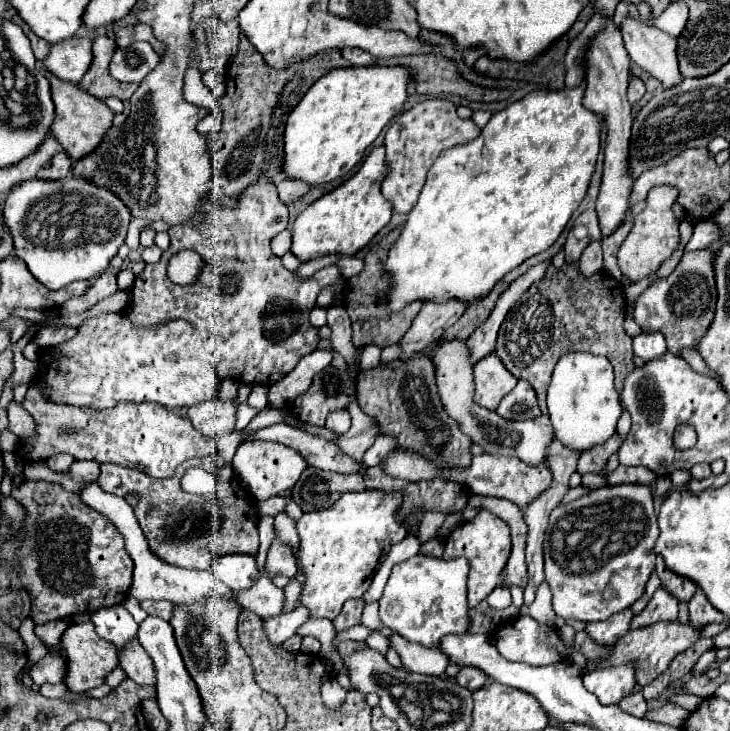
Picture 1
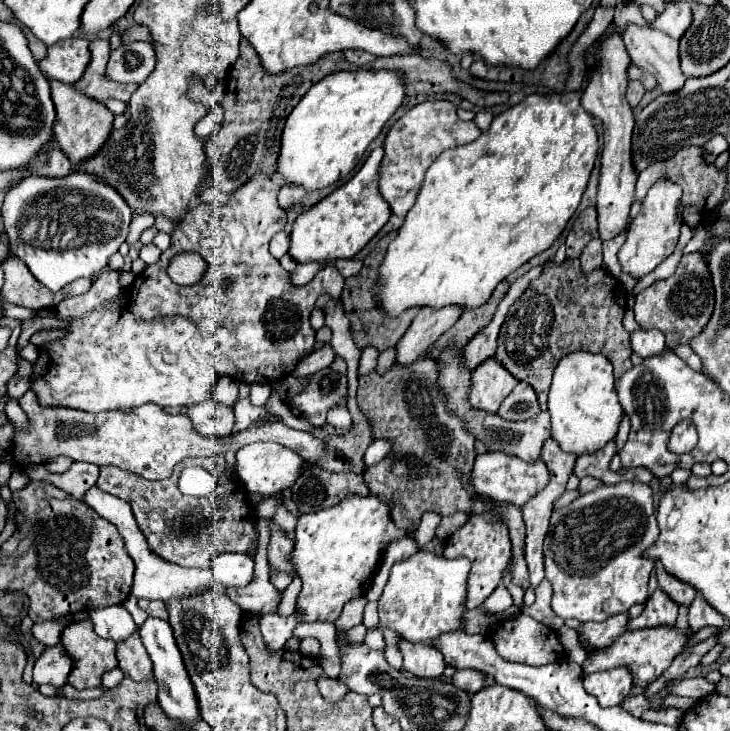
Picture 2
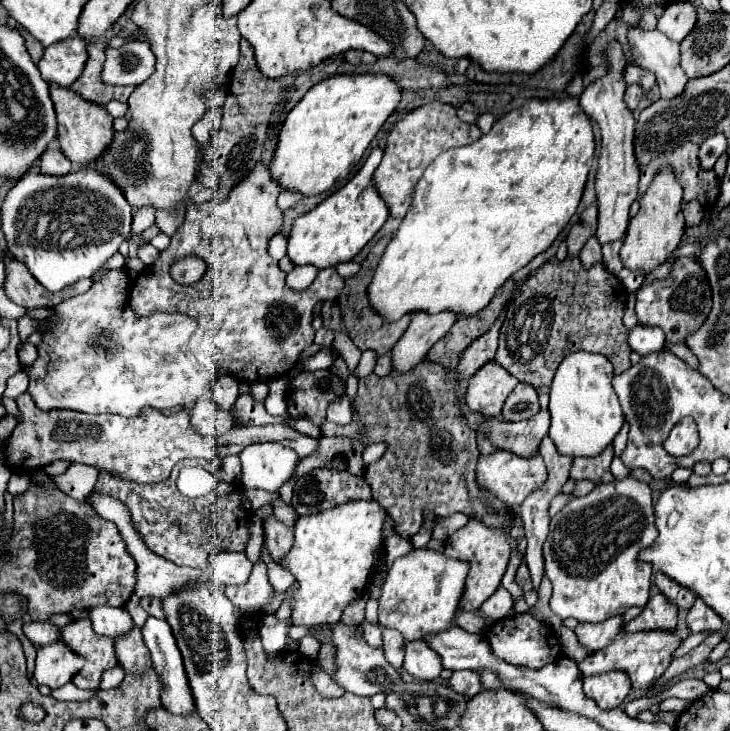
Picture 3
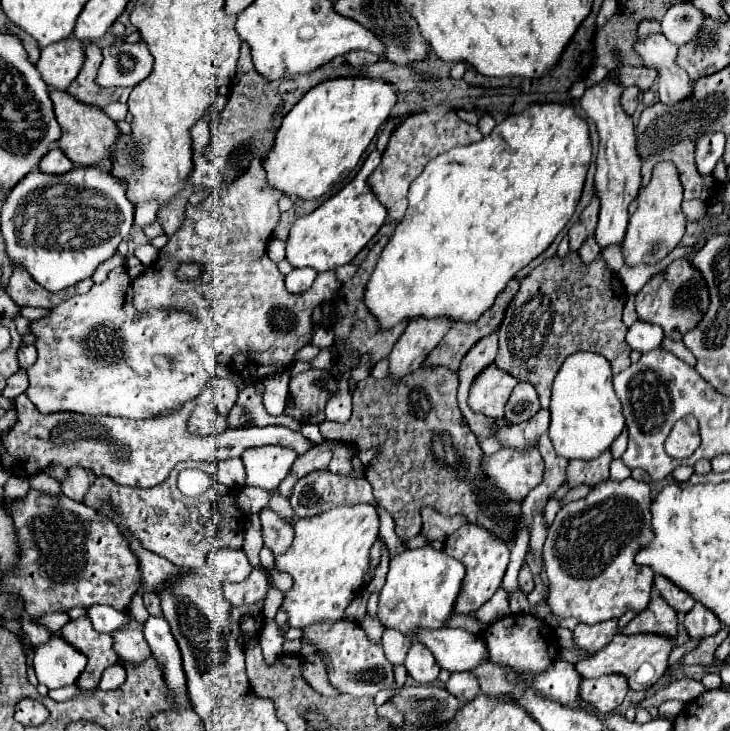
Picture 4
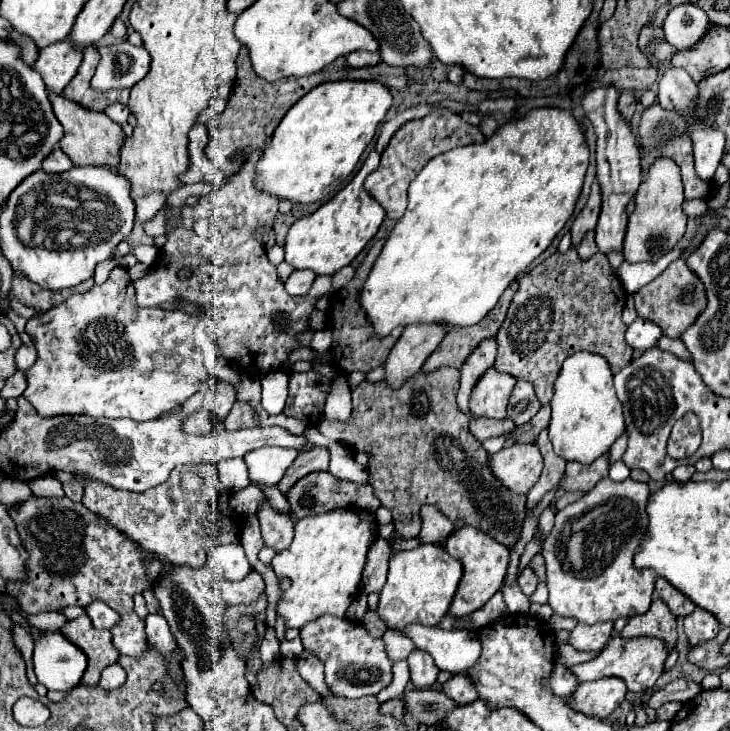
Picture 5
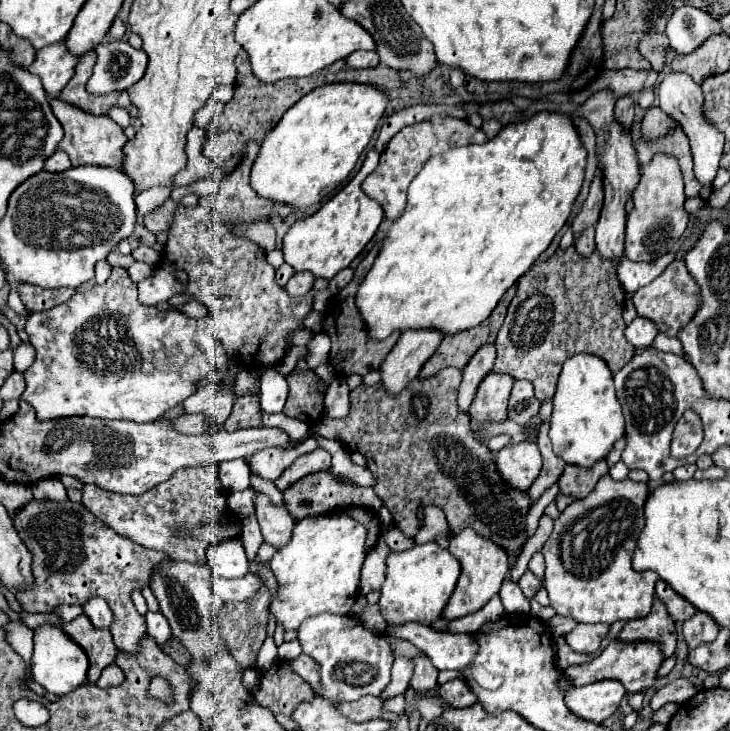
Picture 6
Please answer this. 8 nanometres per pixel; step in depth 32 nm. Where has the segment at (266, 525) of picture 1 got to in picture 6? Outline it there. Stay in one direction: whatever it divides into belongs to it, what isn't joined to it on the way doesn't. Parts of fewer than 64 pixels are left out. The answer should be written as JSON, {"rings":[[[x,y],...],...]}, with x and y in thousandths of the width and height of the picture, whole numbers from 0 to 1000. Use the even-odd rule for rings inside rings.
{"rings":[[[340,785],[329,793],[293,793],[293,799],[299,802],[299,815],[307,824],[337,824],[342,821],[356,804],[359,804],[359,793],[351,785]]]}

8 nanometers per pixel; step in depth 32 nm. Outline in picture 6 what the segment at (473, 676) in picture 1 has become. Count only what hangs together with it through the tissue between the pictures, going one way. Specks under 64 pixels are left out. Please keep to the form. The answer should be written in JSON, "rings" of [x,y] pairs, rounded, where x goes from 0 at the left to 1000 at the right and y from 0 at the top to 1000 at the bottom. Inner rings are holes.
{"rings":[[[633,925],[605,936],[603,952],[608,952],[608,958],[614,958],[614,963],[619,963],[619,969],[638,969],[652,960],[652,952],[649,952],[644,936],[638,936],[638,930]]]}

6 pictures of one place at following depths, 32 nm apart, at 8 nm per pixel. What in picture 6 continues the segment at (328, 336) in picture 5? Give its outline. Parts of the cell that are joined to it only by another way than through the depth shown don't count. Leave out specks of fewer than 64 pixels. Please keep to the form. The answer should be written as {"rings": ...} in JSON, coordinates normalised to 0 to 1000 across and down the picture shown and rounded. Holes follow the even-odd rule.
{"rings":[[[447,454],[430,457],[427,468],[422,471],[422,487],[419,487],[419,495],[422,495],[425,506],[449,495],[449,482],[452,482],[452,462],[447,460]]]}

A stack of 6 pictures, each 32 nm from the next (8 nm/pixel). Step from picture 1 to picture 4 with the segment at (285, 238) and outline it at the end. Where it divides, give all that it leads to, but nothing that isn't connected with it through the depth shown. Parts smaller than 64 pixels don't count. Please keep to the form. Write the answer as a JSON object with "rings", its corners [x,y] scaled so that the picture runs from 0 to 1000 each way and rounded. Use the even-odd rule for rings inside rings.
{"rings":[[[373,326],[373,331],[367,334],[367,347],[373,350],[375,358],[384,358],[389,353],[389,339],[392,339],[392,331],[384,328],[384,326]]]}

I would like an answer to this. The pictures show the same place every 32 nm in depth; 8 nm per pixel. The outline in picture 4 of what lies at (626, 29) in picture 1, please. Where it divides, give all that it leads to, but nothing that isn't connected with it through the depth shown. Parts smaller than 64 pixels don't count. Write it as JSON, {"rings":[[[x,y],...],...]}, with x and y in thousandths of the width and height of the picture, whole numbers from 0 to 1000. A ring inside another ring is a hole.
{"rings":[[[888,47],[885,52],[871,49],[868,68],[879,79],[885,93],[901,98],[901,134],[912,142],[937,137],[937,129],[945,129],[948,109],[926,88],[929,63],[921,60],[910,47]]]}

